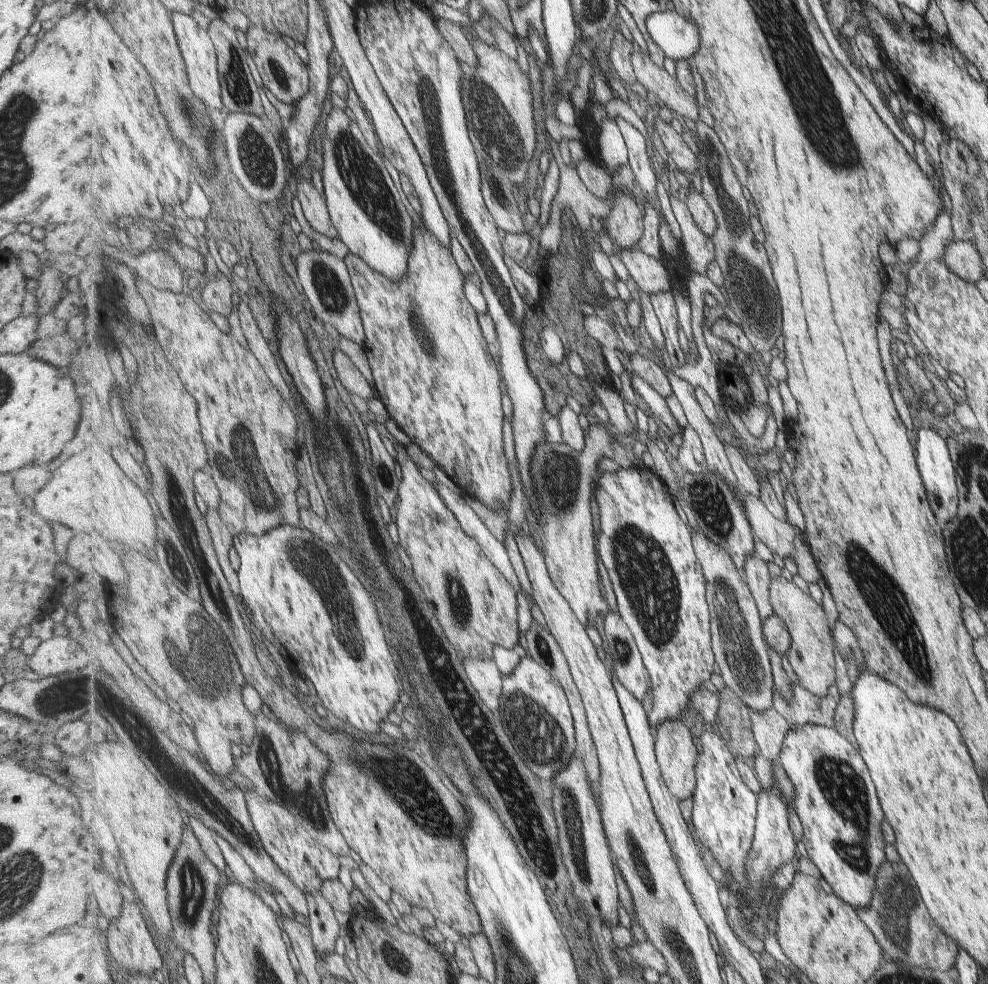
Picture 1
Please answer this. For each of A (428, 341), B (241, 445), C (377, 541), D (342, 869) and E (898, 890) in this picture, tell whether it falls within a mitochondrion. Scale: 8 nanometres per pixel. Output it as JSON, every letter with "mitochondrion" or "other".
{"A":"mitochondrion","B":"mitochondrion","C":"mitochondrion","D":"other","E":"mitochondrion"}

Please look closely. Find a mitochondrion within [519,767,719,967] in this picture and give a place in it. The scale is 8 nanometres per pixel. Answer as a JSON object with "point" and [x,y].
{"point":[581,866]}

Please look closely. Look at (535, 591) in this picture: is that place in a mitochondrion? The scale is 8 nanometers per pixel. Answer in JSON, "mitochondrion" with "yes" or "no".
{"mitochondrion":"no"}

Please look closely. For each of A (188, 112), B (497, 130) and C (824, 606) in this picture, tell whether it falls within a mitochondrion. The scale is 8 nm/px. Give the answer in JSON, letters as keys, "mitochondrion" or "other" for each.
{"A":"mitochondrion","B":"mitochondrion","C":"other"}

